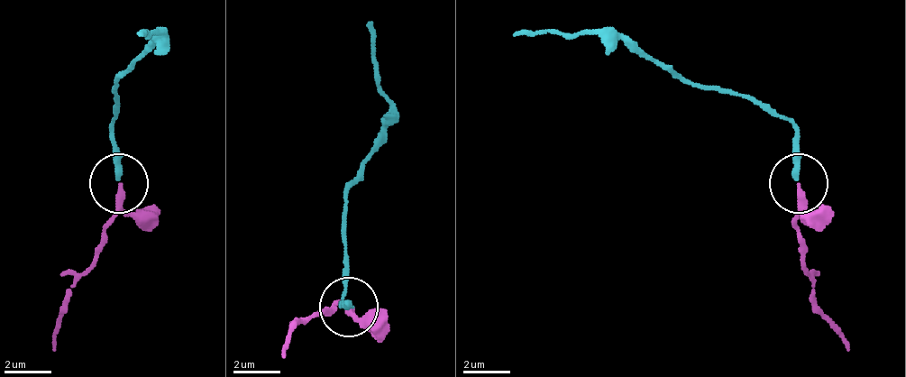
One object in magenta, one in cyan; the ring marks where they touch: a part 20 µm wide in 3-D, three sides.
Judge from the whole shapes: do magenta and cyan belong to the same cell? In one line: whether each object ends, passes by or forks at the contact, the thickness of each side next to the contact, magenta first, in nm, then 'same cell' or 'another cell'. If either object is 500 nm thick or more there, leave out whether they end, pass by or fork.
magenta passes by; cyan ends there; 200 nm thick on the magenta side, 280 nm on the other; same cell

